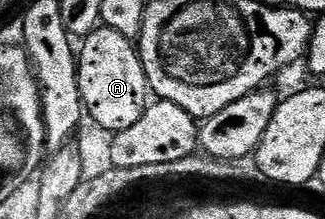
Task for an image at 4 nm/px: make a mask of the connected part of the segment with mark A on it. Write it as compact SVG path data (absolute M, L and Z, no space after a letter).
M104 26L96 28L79 44L77 77L82 109L94 125L114 134L135 126L143 118L151 100L149 83L141 65L141 53L134 41L127 39L119 30Z

